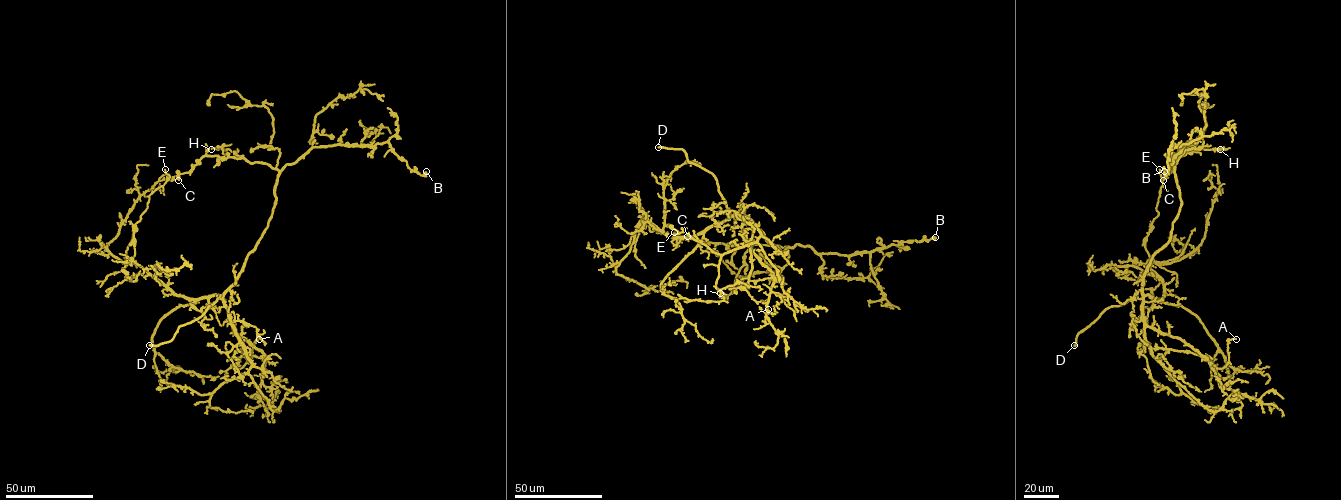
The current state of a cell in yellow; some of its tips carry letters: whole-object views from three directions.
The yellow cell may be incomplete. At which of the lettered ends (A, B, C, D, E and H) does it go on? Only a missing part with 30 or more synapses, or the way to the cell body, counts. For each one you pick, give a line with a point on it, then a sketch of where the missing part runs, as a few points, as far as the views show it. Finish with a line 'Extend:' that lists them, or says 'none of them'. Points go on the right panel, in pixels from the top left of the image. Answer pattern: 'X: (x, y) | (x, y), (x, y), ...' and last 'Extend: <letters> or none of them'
D: (1074, 345)
Extend: D

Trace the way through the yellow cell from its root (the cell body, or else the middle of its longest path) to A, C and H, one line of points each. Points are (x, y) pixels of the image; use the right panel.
A: (1143, 279), (1144, 336), (1151, 348), (1189, 351), (1222, 368), (1228, 362), (1227, 342), (1236, 339)
C: (1143, 279), (1152, 257), (1168, 241), (1180, 205), (1170, 156), (1170, 171), (1163, 180)
H: (1143, 279), (1152, 257), (1168, 241), (1180, 205), (1171, 159), (1199, 149), (1220, 149)

